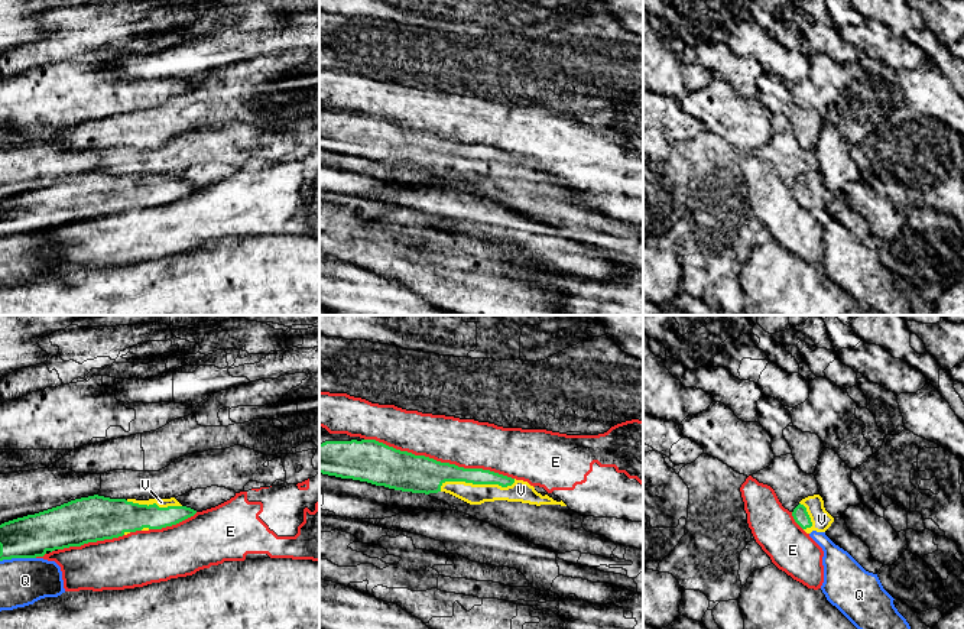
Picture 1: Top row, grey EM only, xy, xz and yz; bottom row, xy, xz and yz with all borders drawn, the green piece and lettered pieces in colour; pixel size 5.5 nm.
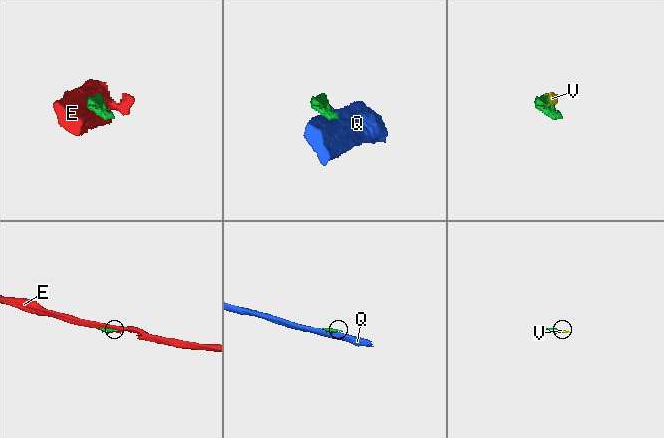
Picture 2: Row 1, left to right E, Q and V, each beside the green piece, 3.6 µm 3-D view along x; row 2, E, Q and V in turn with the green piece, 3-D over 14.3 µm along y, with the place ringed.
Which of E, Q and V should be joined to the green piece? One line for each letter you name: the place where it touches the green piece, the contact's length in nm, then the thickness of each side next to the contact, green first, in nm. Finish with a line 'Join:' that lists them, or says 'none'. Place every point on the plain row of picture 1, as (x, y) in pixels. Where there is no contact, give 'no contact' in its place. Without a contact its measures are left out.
V: xz (476, 159) | 420 nm | 150/110 nm
Join: V

